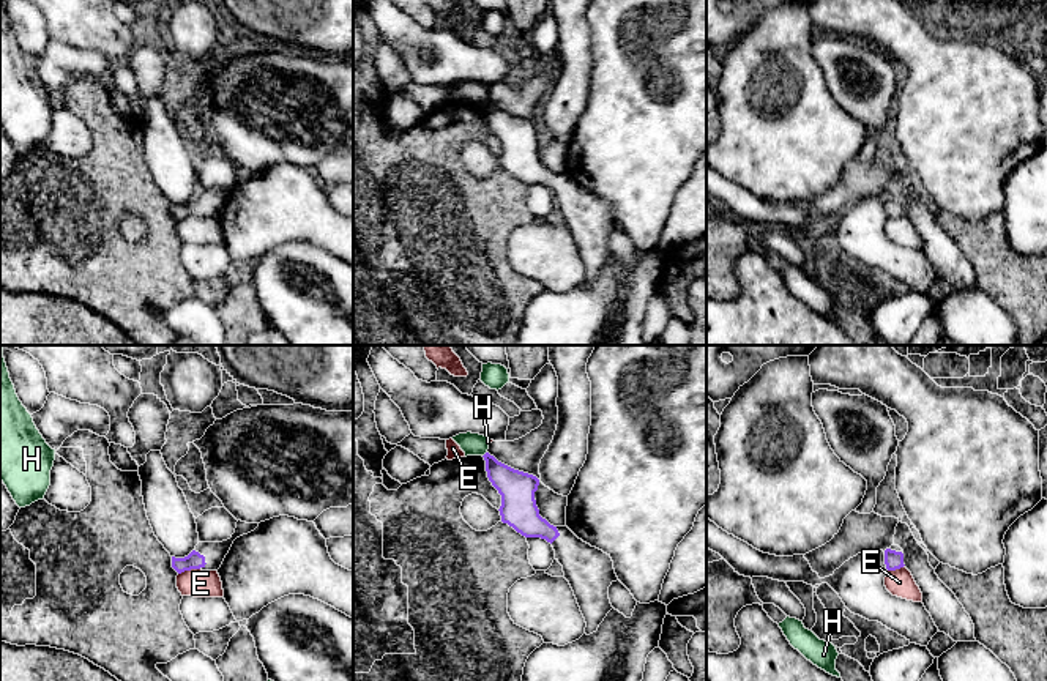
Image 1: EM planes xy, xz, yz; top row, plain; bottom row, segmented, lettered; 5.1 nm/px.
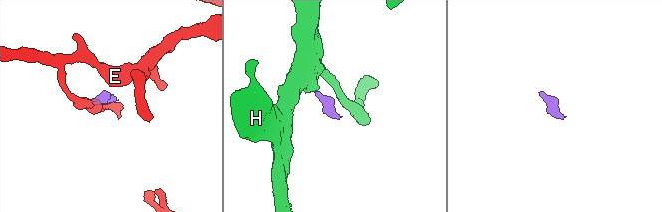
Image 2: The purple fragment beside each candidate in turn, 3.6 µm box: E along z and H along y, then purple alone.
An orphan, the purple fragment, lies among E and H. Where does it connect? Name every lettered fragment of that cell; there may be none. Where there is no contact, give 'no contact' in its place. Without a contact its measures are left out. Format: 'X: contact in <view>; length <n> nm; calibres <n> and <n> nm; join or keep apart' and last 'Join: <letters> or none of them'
E: contact in xy; length 120 nm; calibres 90 and 140 nm; keep apart
H: contact in xz; length 40 nm; calibres 180 and 110 nm; keep apart
Join: none of them

